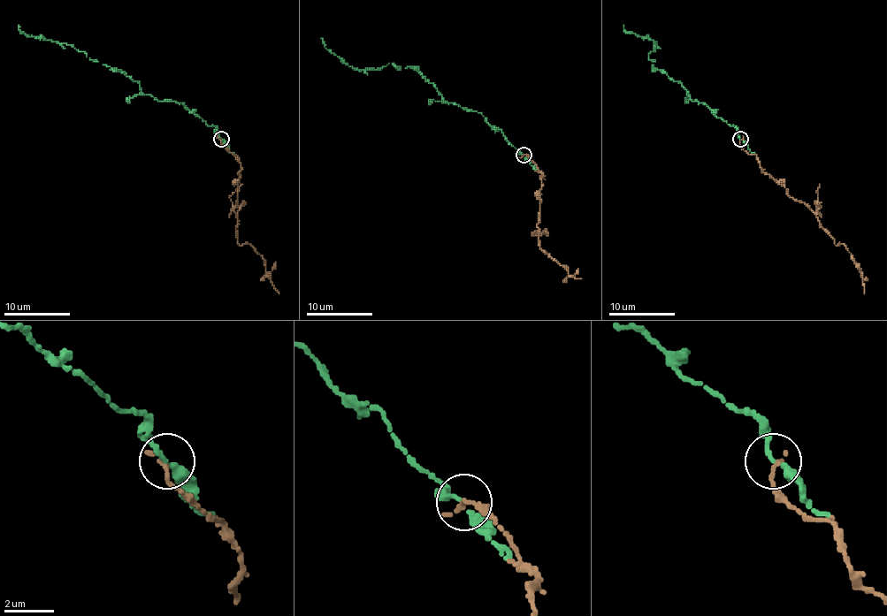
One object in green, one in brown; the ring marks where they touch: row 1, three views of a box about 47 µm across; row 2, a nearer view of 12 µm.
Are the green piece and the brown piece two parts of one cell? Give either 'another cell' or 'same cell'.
same cell

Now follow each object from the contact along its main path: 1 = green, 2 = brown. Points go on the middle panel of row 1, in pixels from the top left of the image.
1: (523, 154), (477, 111), (445, 102), (412, 66), (389, 63), (359, 70), (329, 51), (321, 38)
2: (523, 155), (524, 154), (543, 174), (536, 224), (539, 233), (538, 245), (564, 267), (571, 277), (581, 278)

